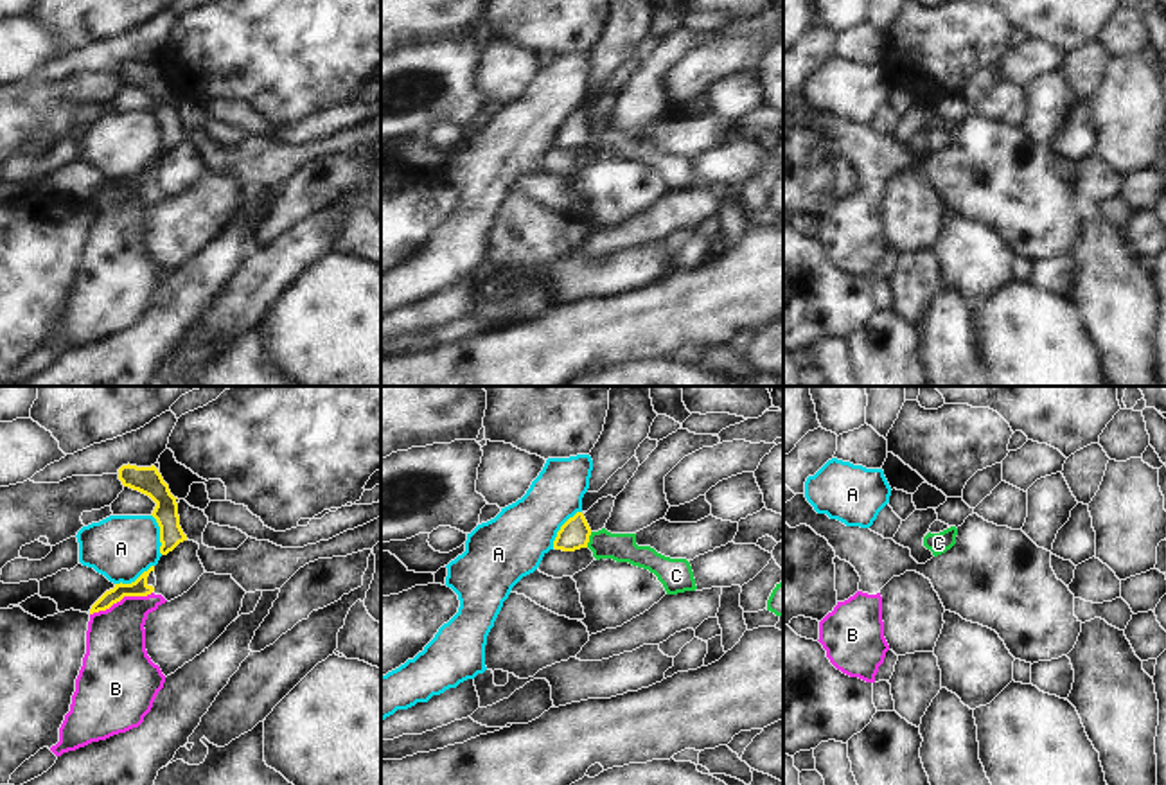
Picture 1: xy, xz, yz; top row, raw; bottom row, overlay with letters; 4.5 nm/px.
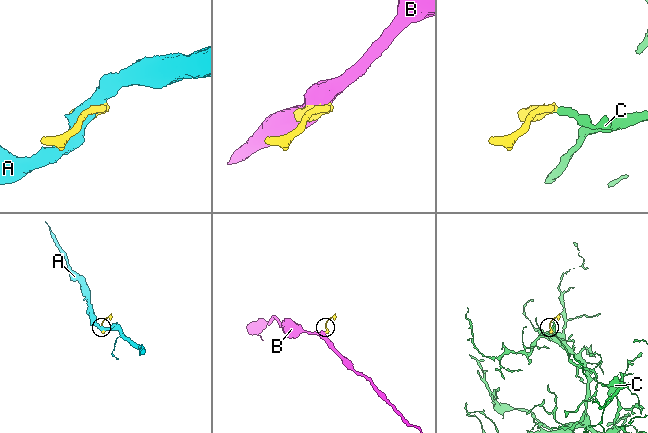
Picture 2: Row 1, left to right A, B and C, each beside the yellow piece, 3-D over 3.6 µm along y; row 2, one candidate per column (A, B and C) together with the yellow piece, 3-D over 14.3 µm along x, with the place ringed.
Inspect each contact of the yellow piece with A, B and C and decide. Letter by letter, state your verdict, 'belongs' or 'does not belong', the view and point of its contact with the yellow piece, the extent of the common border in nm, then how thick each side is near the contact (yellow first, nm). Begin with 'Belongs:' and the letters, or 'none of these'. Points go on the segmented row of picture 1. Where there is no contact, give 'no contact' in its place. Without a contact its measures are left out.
Belongs: C
A: does not belong | xz (561, 527) | 220 nm | 140/300 nm
B: does not belong | xy (121, 599) | 300 nm | 80/280 nm
C: belongs | xz (588, 539) | 80 nm | 140/130 nm

